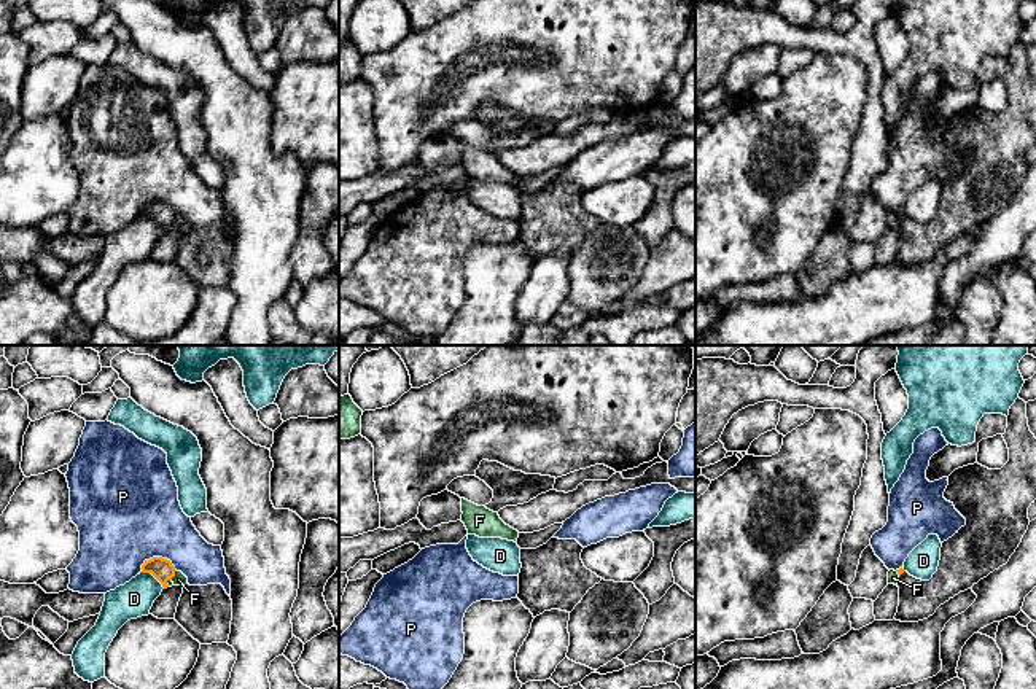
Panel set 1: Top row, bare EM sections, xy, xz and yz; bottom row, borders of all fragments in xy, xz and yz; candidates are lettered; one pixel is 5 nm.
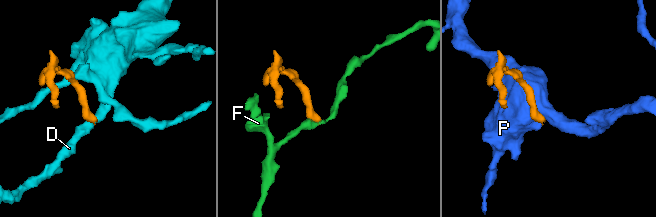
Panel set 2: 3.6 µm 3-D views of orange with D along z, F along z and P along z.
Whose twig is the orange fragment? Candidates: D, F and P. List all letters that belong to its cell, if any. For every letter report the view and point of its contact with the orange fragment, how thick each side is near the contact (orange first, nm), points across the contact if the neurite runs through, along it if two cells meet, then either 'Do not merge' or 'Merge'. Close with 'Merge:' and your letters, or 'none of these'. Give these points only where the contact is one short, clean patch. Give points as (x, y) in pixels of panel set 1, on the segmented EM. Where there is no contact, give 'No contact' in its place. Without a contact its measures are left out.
D: Touches orange at xy (153, 575). Thickness 110 nm (orange) against 180 nm. Boundary: xy (140, 572), (148, 572), (164, 587). Do not merge
F: Touches orange at xy (174, 575). Thickness 110 nm (orange) against 60 nm. Boundary: xy (175, 570), (171, 578). Do not merge
P: Touches orange at xy (156, 557). Thickness 110 nm (orange) against 480 nm. Do not merge
Merge: none of these

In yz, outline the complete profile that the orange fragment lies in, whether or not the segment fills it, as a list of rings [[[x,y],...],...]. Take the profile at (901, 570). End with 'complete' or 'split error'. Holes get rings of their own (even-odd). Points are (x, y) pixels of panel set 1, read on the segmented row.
[[[1020,398],[1009,409],[1003,438],[1009,449],[1009,461],[1001,469],[974,463],[948,476],[944,498],[966,519],[966,525],[942,543],[939,566],[929,581],[917,579],[904,568],[896,570],[899,574],[896,621],[928,619],[941,605],[1006,565],[1022,543],[1030,525],[1028,508],[1036,500],[1036,438],[1028,426],[1026,403]]]; split error

